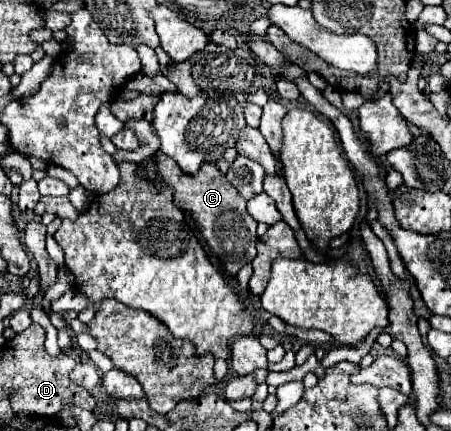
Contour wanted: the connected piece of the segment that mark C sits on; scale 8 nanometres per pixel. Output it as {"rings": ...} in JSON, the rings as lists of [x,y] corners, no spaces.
{"rings":[[[156,154],[150,160],[156,164],[156,176],[176,192],[174,204],[180,210],[186,208],[192,214],[210,250],[222,258],[226,272],[232,276],[238,274],[238,270],[256,256],[256,242],[258,242],[256,234],[258,222],[250,218],[246,210],[246,200],[242,200],[238,190],[230,186],[226,176],[218,170],[216,162],[206,162],[206,166],[202,166],[198,174],[182,174],[182,170],[178,170],[178,164],[172,158],[166,158],[164,154]]]}

